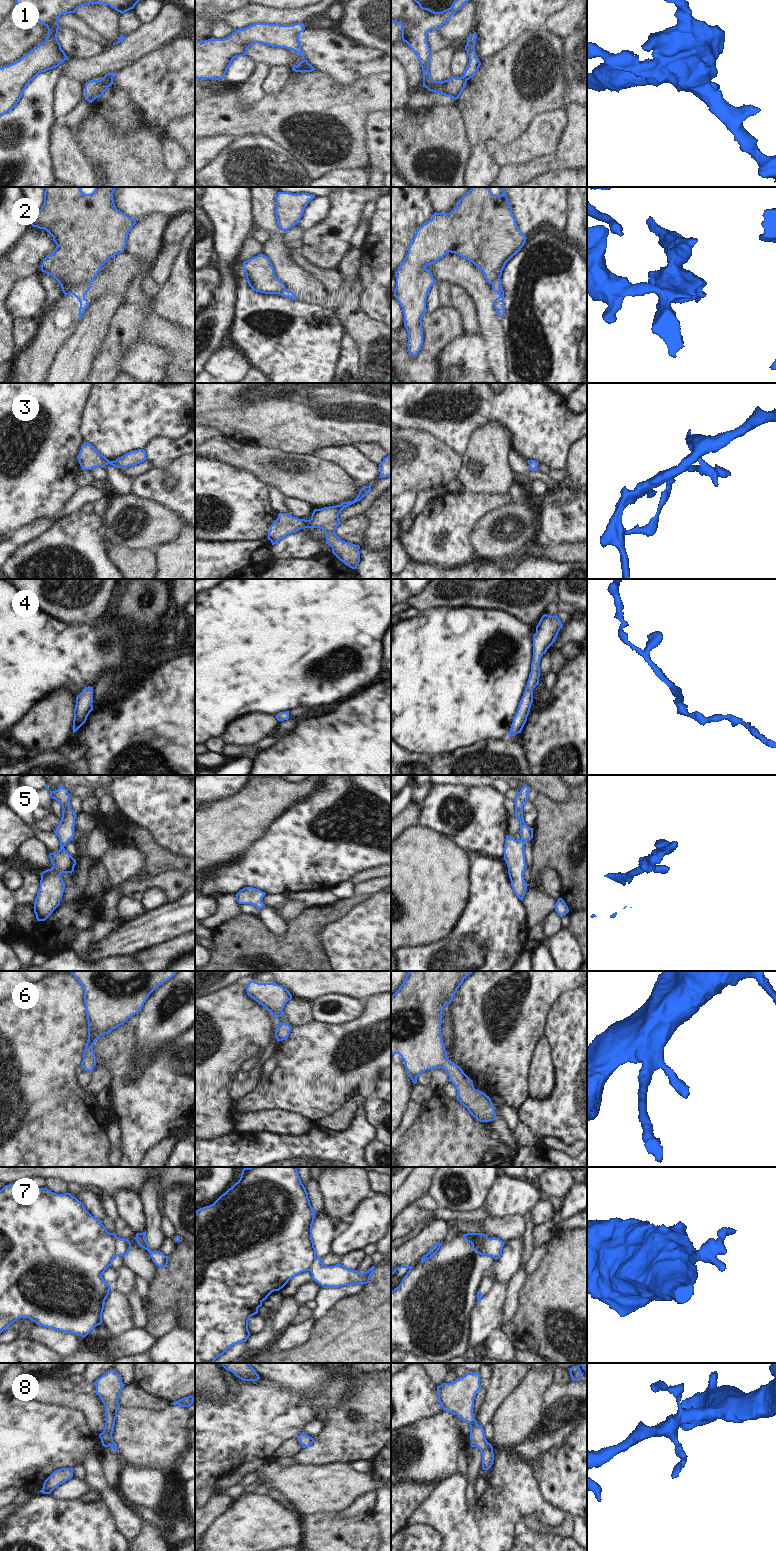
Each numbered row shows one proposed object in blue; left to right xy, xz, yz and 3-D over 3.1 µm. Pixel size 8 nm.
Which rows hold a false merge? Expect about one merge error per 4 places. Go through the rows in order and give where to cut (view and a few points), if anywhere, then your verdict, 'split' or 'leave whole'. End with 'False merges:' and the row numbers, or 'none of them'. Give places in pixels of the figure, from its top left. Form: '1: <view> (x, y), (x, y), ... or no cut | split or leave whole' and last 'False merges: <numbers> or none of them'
1: yz (463, 76), (466, 80) | split
2: xy (94, 277), (65, 294) | split
3: no cut | leave whole
4: no cut | leave whole
5: no cut | leave whole
6: no cut | leave whole
7: xy (118, 1238), (117, 1255) | split
8: no cut | leave whole
False merges: 1, 2, 7

